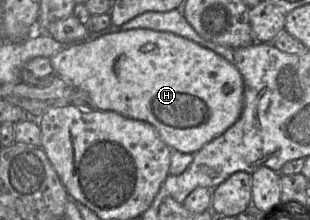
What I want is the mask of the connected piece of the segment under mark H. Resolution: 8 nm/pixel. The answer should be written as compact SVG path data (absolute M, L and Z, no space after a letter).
M145 28L111 32L86 39L86 41L67 45L64 49L51 56L50 62L57 76L67 80L75 89L83 89L89 93L92 108L101 111L116 112L124 117L143 121L151 125L171 150L176 150L181 153L195 154L209 141L224 133L238 120L244 106L244 82L236 66L214 51L171 32L155 31Z

